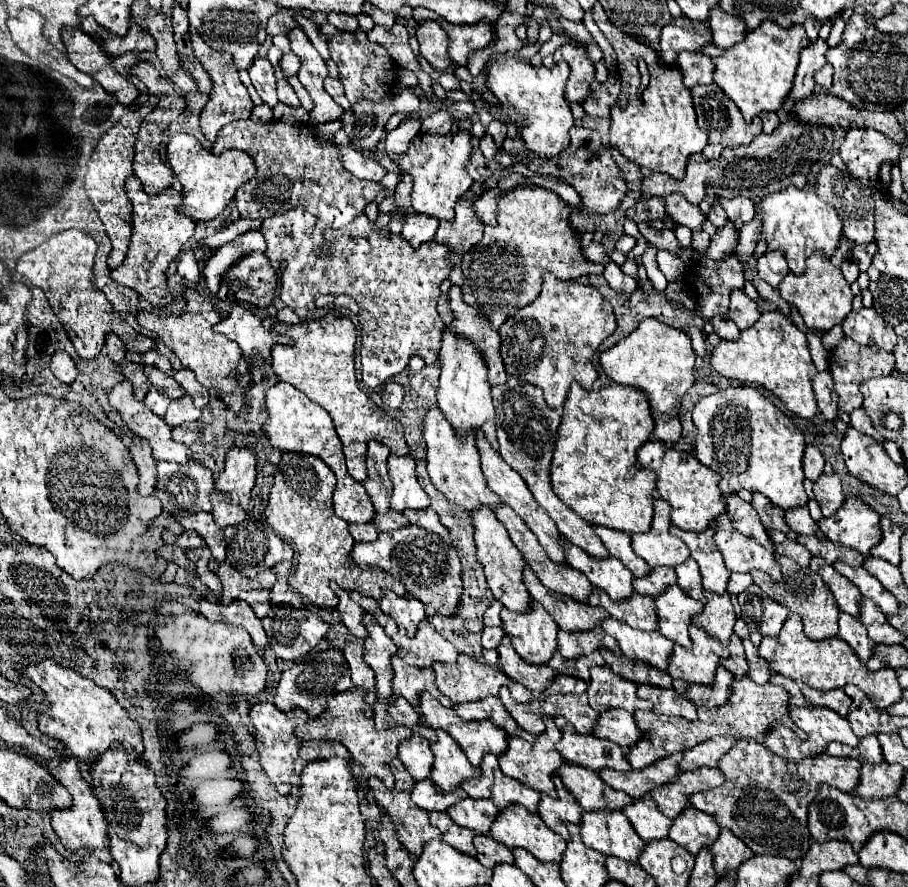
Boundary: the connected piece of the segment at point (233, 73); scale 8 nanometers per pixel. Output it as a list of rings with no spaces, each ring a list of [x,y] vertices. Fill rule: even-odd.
[[[194,31],[190,33],[190,39],[192,39],[192,47],[194,47],[194,53],[196,53],[198,61],[202,63],[202,67],[212,77],[212,93],[210,93],[210,101],[206,103],[206,107],[202,111],[200,127],[204,131],[204,137],[214,143],[224,125],[228,125],[232,121],[238,121],[238,119],[248,119],[248,113],[254,109],[254,103],[248,95],[244,83],[238,77],[236,65],[232,65],[232,57],[228,57],[228,53],[216,53],[214,49],[208,49],[208,45],[204,45],[204,41],[200,43],[200,39],[194,39]]]

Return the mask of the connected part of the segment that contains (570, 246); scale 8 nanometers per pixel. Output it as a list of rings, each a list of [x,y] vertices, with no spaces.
[[[526,187],[526,189],[514,189],[508,191],[500,203],[498,203],[498,215],[496,215],[496,225],[486,225],[484,229],[484,239],[472,247],[468,253],[462,255],[462,271],[464,271],[464,283],[462,283],[462,293],[464,301],[484,313],[494,329],[500,329],[500,325],[518,309],[526,307],[540,295],[542,287],[542,273],[550,271],[558,279],[578,279],[584,275],[600,275],[604,267],[600,263],[588,261],[582,255],[582,243],[578,233],[572,223],[570,223],[570,205],[564,203],[556,193],[540,187]]]

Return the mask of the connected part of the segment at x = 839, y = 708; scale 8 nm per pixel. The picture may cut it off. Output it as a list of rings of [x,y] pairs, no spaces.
[[[806,685],[800,687],[804,697],[812,703],[812,705],[820,705],[820,707],[828,707],[832,711],[836,711],[838,715],[846,717],[848,711],[850,711],[850,705],[852,705],[852,699],[844,693],[844,689],[834,689],[834,691],[828,691],[828,693],[820,693],[820,691],[814,691]]]

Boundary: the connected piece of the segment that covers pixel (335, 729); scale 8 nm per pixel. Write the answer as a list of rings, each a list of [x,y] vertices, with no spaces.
[[[348,689],[344,693],[336,693],[334,697],[330,697],[328,707],[324,709],[324,713],[320,713],[320,717],[308,719],[302,727],[296,727],[296,737],[302,741],[338,741],[342,743],[350,755],[354,757],[354,761],[364,765],[366,775],[376,775],[382,779],[382,783],[388,789],[394,789],[394,777],[390,773],[390,761],[398,755],[398,743],[402,739],[406,739],[410,735],[410,731],[406,727],[396,727],[396,731],[376,731],[374,729],[374,721],[372,721],[372,707],[366,705],[362,701],[364,697],[364,689]]]

